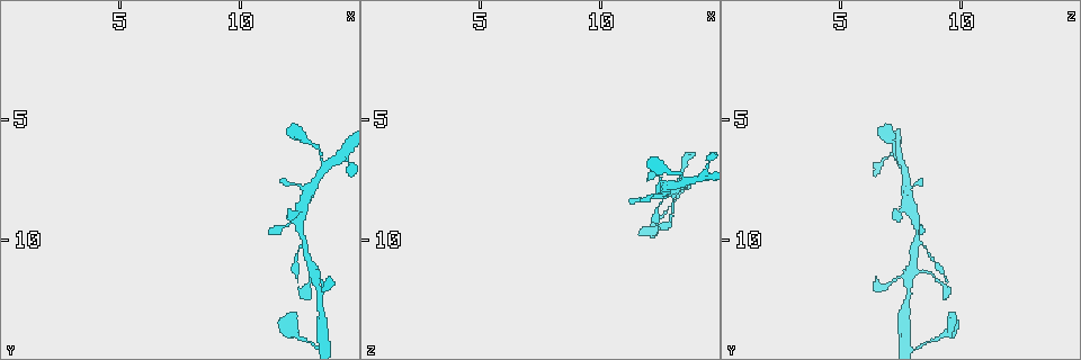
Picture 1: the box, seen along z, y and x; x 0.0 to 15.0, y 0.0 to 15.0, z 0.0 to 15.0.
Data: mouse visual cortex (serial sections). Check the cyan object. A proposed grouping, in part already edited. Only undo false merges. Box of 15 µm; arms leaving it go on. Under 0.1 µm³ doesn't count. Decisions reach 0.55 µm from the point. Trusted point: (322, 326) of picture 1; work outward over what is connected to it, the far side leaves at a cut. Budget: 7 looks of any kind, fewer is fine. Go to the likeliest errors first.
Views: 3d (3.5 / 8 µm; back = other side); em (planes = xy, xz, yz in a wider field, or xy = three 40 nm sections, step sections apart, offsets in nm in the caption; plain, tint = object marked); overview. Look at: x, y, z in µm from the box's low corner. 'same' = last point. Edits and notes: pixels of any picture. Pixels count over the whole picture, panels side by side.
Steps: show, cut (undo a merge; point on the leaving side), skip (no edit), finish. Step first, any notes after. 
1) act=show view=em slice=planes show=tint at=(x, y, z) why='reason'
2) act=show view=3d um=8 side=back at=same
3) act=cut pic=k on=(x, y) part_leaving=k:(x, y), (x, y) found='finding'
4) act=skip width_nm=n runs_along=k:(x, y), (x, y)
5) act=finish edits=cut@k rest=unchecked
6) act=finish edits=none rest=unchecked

act=show view=3d um=3.5 at=(13.0, 11.4, 8.0) why='a fork'

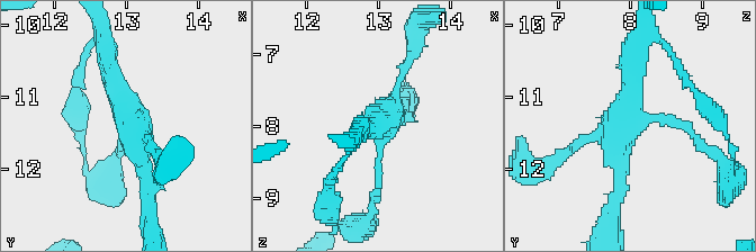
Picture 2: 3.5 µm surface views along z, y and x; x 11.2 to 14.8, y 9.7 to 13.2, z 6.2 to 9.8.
act=show view=em slice=xy step=1 show=tint at=(13.00, 11.30, 7.90)

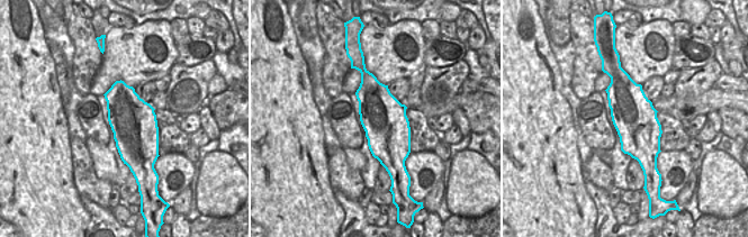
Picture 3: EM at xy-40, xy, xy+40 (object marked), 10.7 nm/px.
act=skip runs_along=2:(149, 188), (138, 136), (104, 50) found='one cell here'

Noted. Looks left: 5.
act=show view=3d um=3.5 at=(12.8, 8.7, 7.9) why='sharp bend'

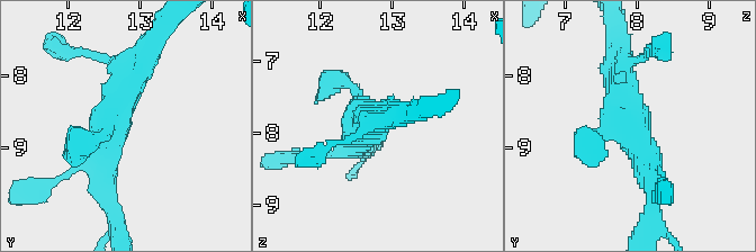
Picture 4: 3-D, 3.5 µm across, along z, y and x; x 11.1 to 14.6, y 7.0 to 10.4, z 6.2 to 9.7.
act=show view=em slice=xy step=1 show=plain at=(12.75, 8.70, 7.95)

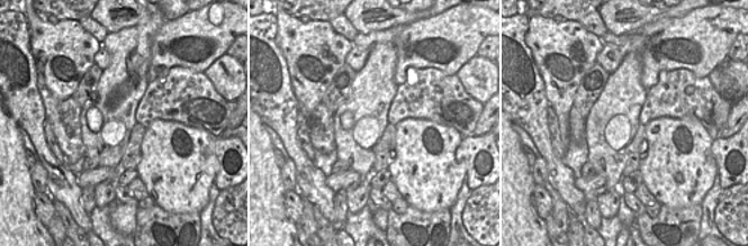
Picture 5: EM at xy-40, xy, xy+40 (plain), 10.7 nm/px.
act=show view=em slice=xy step=1 show=tint at=same why='where the object lies'

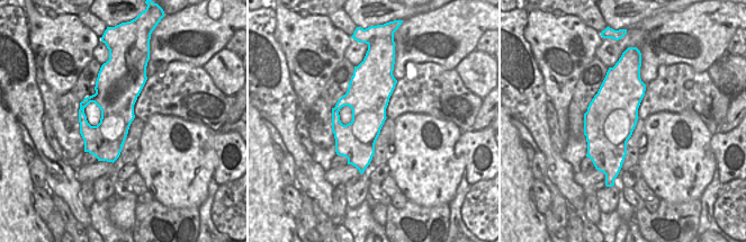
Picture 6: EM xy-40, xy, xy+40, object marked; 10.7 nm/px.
act=skip runs_along=4:(653, 196), (618, 61) found='all the same cell'

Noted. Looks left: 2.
act=show view=3d um=3.5 at=(13.4, 7.1, 7.7) why='a fork'

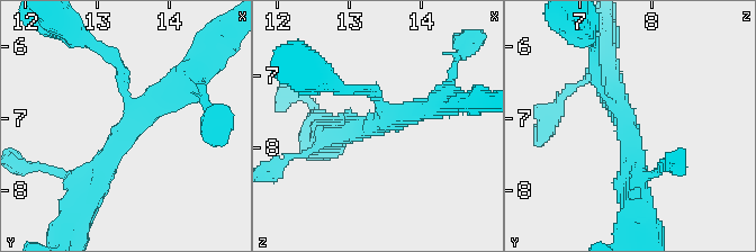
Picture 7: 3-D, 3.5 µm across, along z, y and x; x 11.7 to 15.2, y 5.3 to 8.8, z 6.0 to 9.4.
act=show view=em slice=planes show=tint at=(13.50, 7.05, 7.65) arms=3 arm_widths_nm=150,300,350 why='need the tissue'

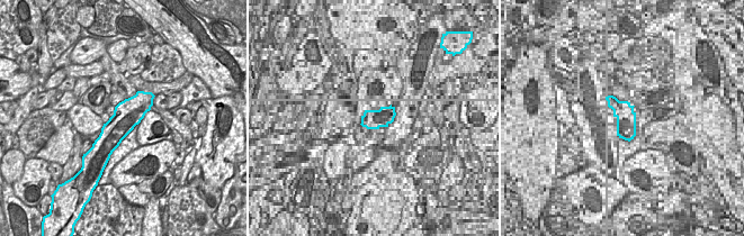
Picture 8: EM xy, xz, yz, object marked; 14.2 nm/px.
act=skip runs_along=7:(96, 182), (131, 124), (189, 72) found='continuous, no second cell'

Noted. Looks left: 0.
act=finish edits=none rest=unchecked

